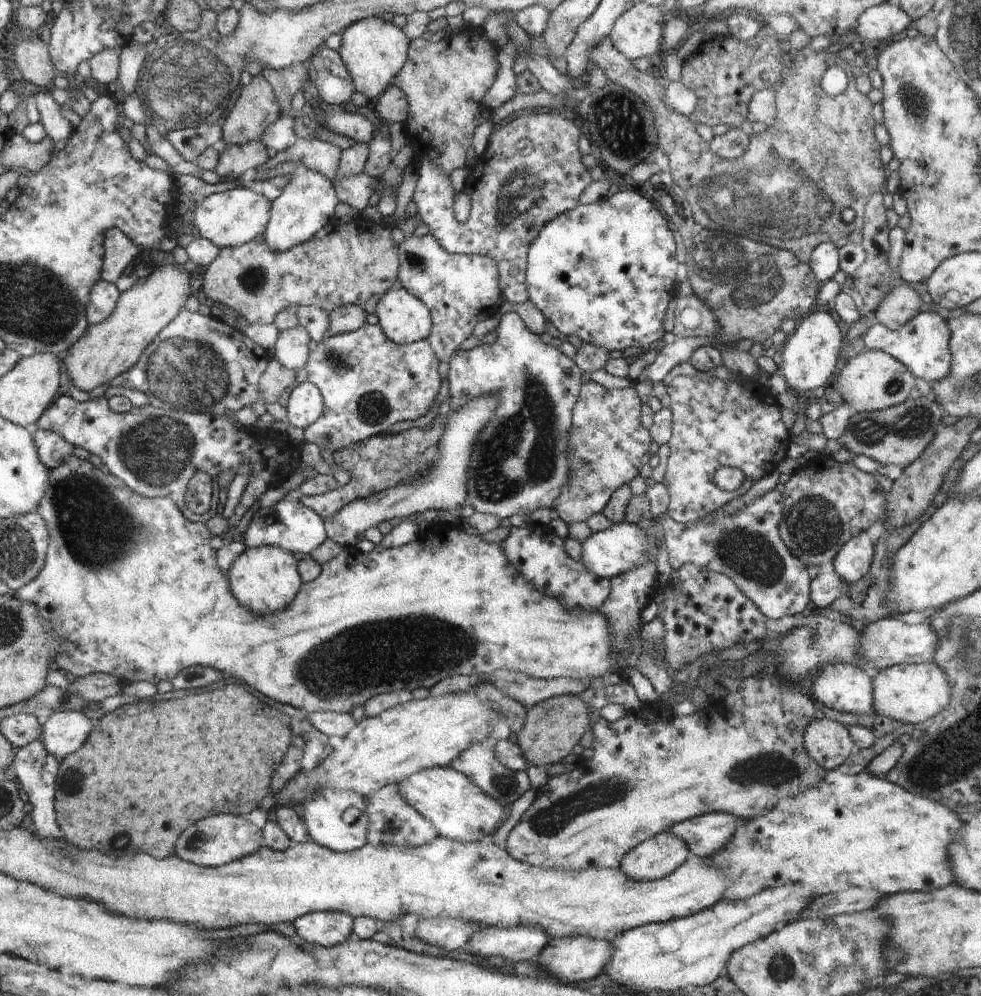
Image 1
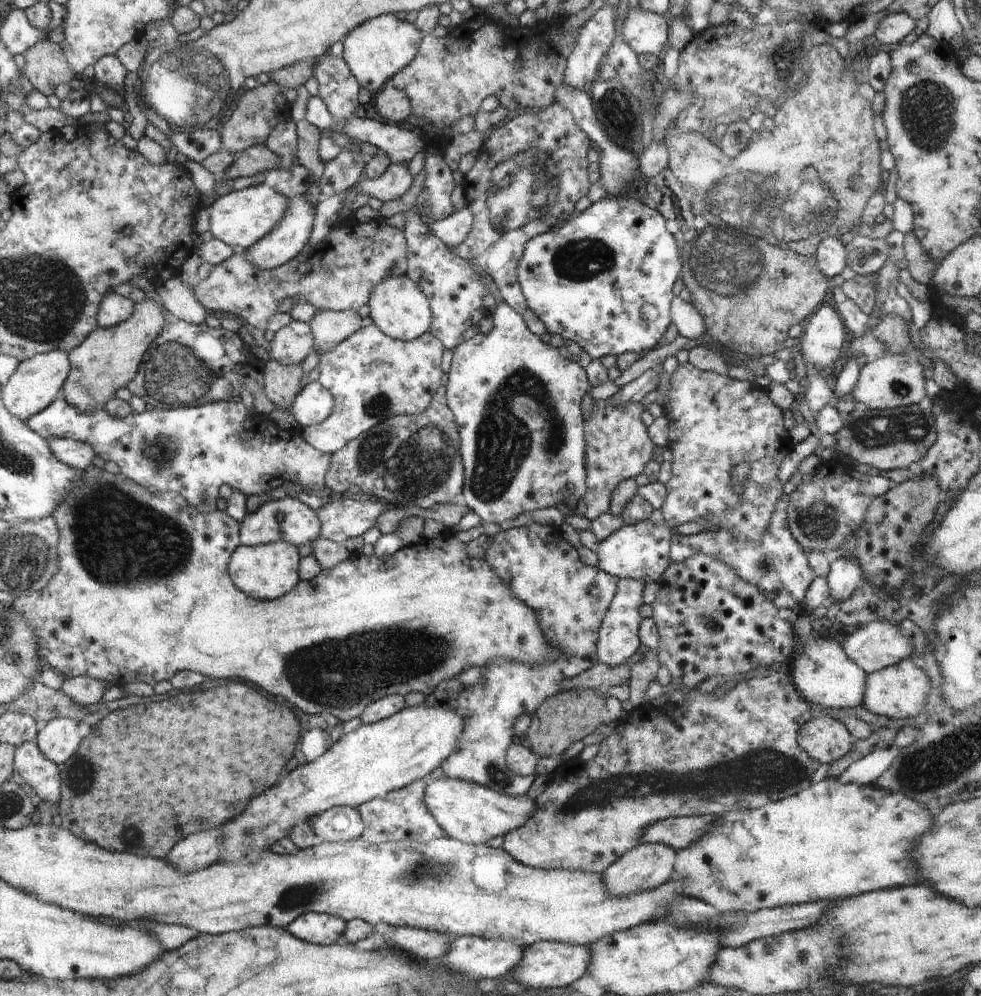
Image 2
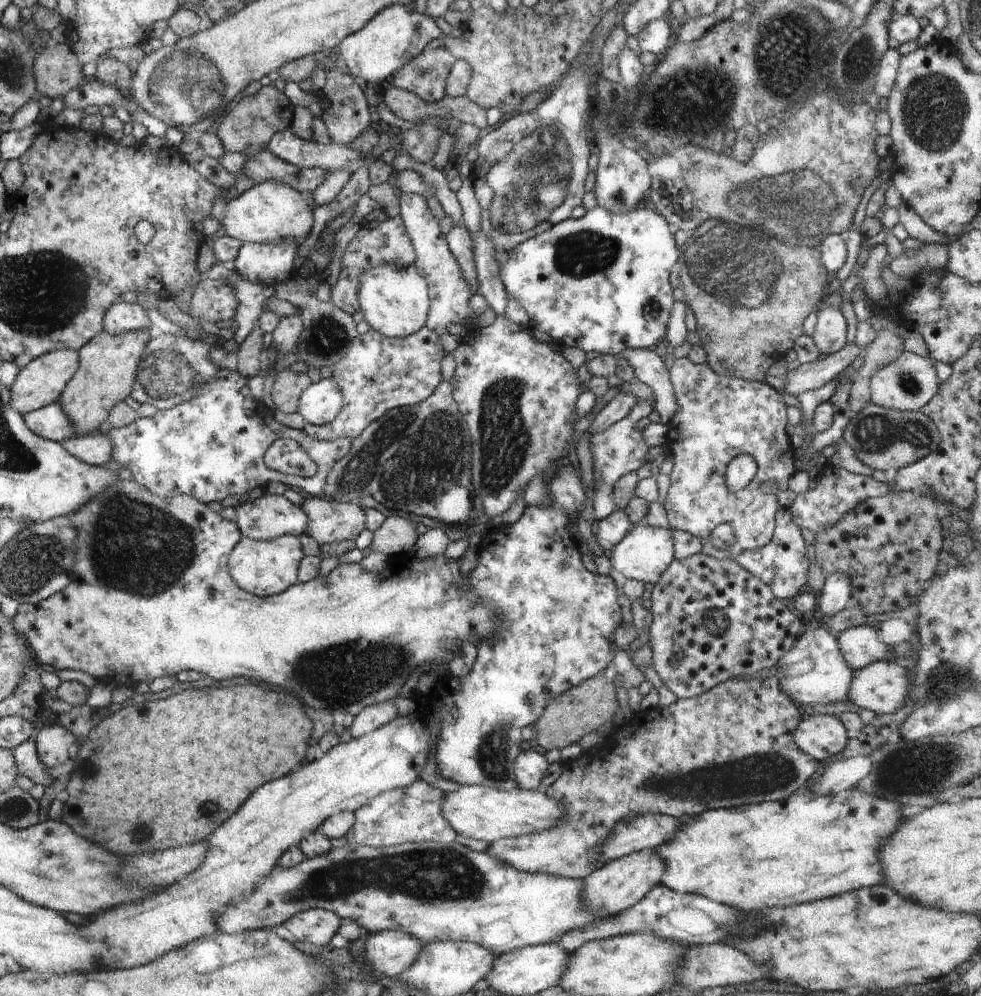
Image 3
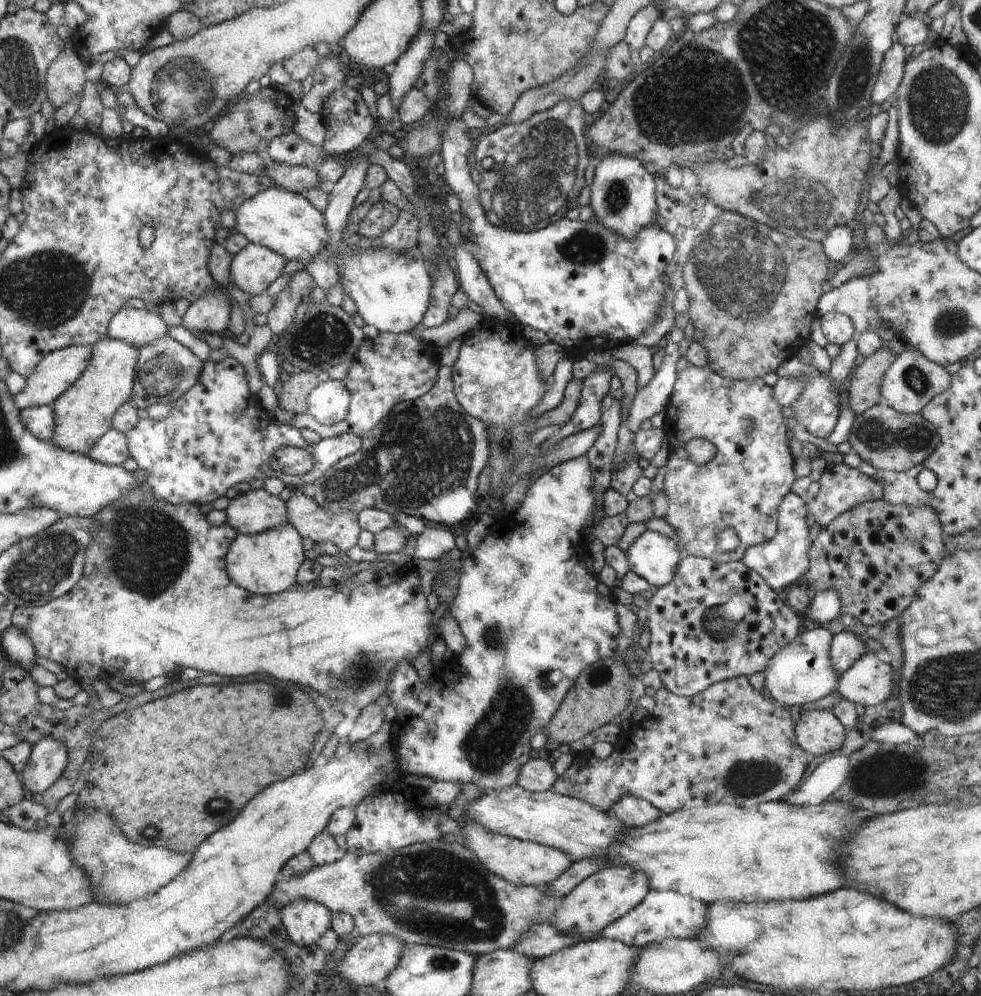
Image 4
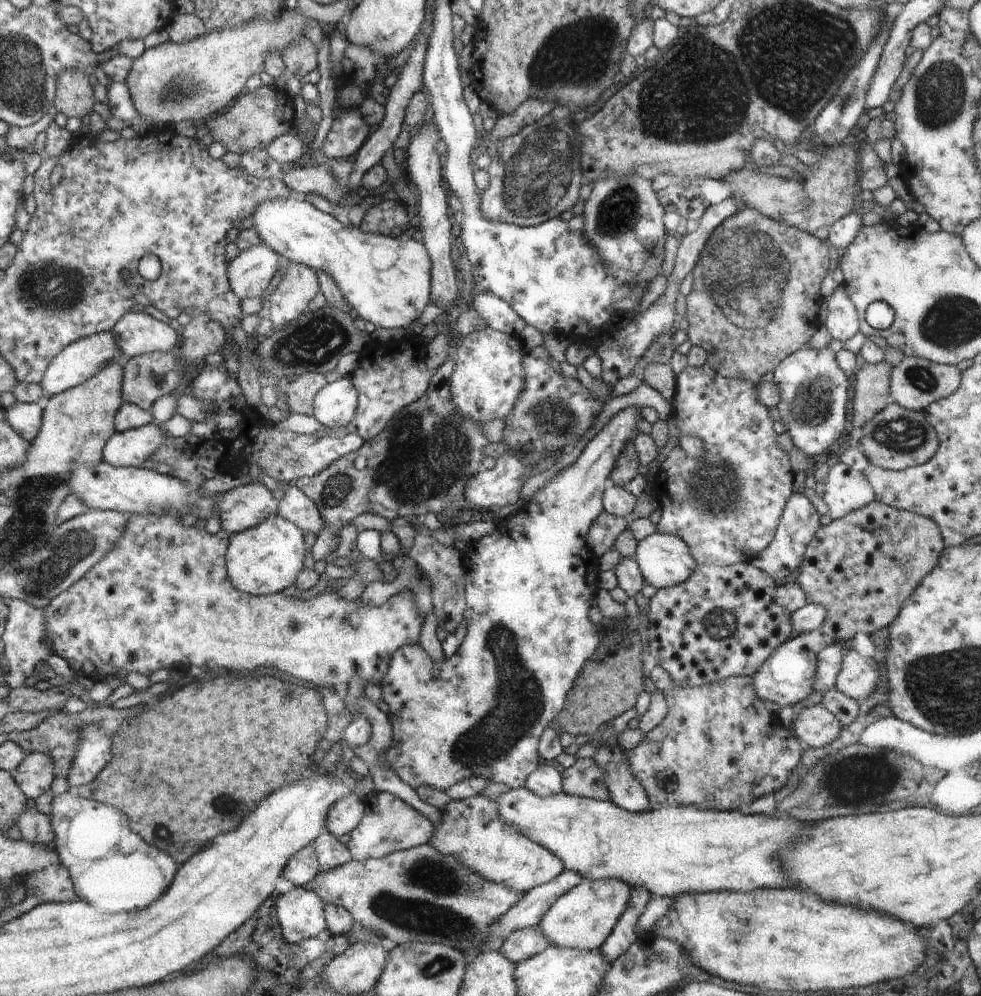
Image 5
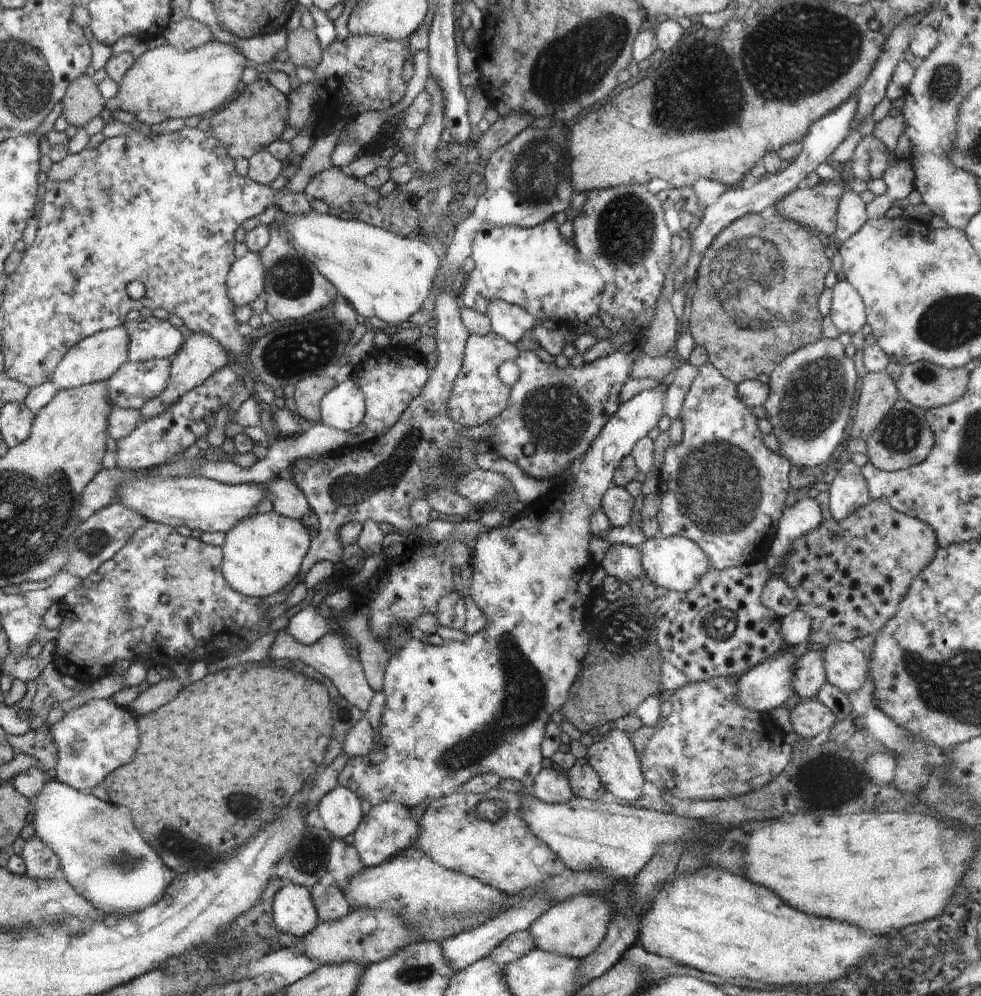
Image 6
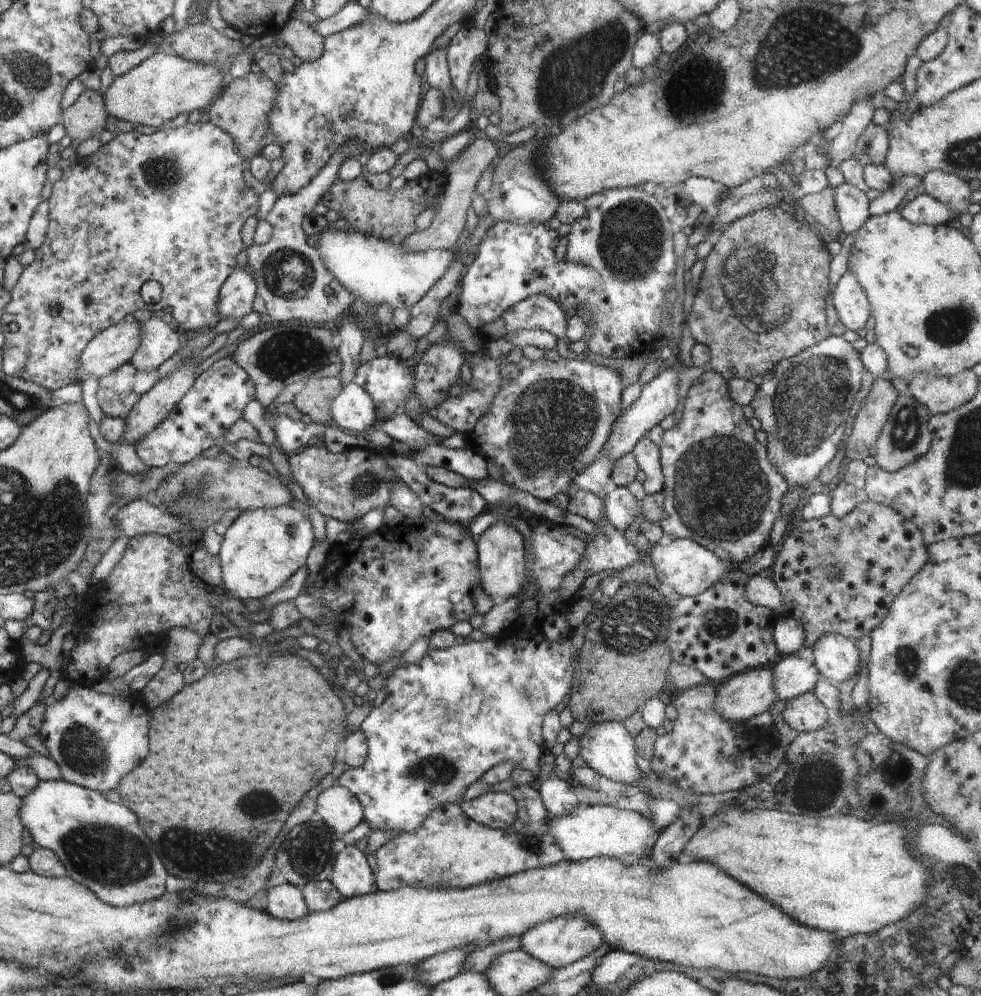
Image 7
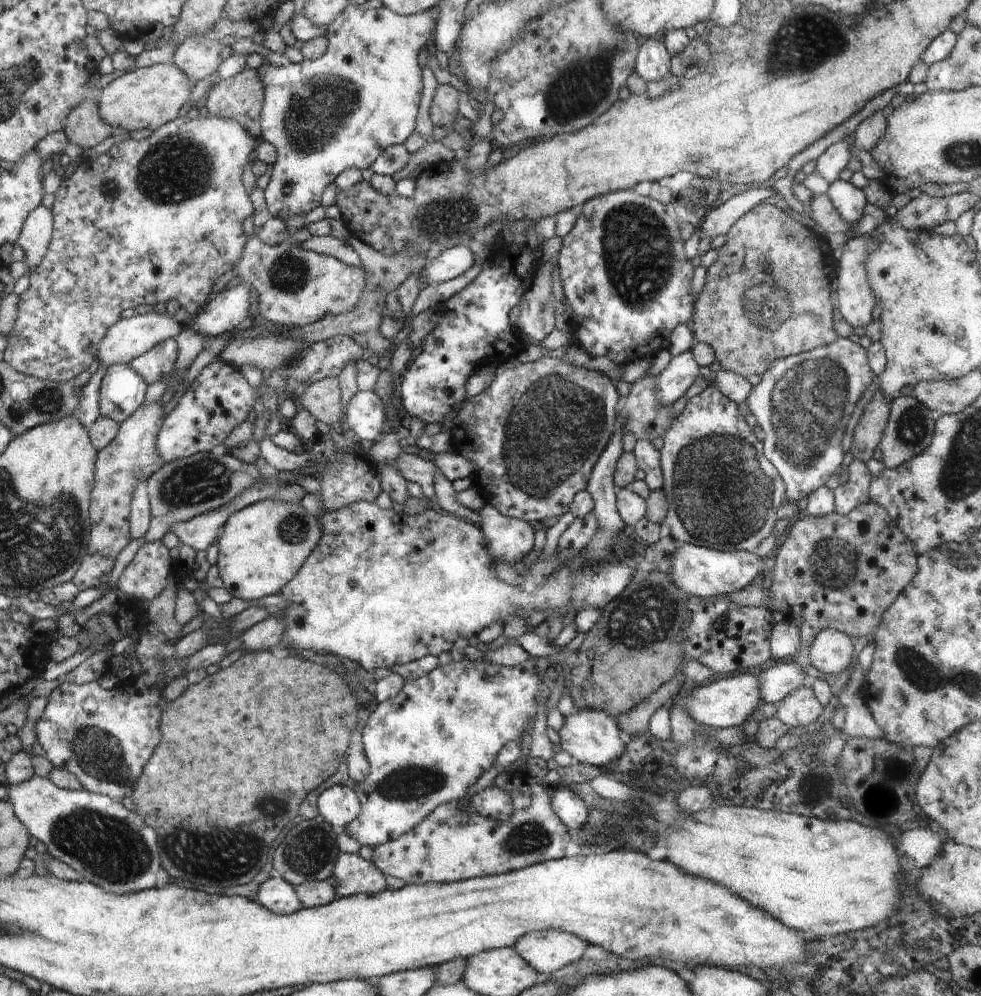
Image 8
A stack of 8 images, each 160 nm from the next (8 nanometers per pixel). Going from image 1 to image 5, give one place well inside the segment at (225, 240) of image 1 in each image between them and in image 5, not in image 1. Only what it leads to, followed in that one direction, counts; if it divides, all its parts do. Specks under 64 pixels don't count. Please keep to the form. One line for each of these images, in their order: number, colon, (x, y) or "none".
2: (241, 218)
3: (270, 212)
4: (277, 218)
5: (386, 280)

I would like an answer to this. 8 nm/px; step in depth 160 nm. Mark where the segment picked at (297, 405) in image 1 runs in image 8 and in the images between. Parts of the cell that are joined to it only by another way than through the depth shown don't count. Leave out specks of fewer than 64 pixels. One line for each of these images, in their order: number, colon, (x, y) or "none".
2: (315, 403)
3: (321, 403)
4: (329, 403)
5: (336, 404)
6: (342, 408)
7: (353, 409)
8: (364, 414)

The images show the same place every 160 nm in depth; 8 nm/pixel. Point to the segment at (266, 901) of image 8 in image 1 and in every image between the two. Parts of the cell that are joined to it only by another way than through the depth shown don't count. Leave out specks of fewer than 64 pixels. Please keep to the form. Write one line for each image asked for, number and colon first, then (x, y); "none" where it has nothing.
1: (327, 928)
2: (317, 928)
3: (316, 926)
4: (306, 921)
5: (300, 911)
6: (294, 912)
7: (286, 902)

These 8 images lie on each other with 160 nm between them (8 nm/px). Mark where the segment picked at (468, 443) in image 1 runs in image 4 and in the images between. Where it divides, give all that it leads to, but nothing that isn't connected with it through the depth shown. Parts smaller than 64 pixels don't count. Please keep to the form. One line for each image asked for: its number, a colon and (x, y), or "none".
2: (341, 519)
3: (330, 521)
4: (310, 519)

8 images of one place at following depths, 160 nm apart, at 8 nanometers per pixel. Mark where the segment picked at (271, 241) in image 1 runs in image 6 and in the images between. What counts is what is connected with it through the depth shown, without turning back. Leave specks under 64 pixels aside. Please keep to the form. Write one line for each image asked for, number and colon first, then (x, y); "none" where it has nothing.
2: (283, 244)
3: (257, 262)
4: (255, 266)
5: (250, 272)
6: (246, 278)

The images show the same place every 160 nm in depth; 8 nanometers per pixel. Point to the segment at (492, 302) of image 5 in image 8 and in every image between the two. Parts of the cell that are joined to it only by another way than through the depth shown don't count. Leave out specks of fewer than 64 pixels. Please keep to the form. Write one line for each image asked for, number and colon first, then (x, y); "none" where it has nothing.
6: (510, 321)
7: (540, 312)
8: (537, 313)

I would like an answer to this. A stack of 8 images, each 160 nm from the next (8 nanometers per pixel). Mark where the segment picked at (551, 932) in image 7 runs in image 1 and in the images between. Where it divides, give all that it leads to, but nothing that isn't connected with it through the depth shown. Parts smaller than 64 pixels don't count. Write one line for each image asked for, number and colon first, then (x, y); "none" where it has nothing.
1: (655, 858)
2: (648, 865)
3: (619, 884)
4: (600, 899)
5: (583, 918)
6: (575, 928)

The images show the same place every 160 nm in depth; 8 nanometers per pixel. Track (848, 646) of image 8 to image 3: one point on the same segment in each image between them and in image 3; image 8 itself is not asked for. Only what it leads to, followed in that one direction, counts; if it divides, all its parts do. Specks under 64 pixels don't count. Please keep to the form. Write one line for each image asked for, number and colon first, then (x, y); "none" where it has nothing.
3: (881, 686)
4: (868, 681)
5: (858, 677)
6: (846, 668)
7: (837, 659)

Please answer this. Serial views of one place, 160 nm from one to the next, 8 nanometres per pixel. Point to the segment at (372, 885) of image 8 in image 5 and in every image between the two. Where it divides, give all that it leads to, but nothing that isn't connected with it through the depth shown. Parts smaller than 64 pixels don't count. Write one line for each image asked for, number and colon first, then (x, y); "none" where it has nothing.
5: (331, 854)
6: (343, 860)
7: (352, 876)

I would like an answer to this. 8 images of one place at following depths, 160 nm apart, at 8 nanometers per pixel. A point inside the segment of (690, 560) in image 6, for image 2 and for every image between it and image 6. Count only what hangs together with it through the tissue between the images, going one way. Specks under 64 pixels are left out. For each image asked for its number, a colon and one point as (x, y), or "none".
2: (641, 551)
3: (645, 553)
4: (655, 558)
5: (665, 560)

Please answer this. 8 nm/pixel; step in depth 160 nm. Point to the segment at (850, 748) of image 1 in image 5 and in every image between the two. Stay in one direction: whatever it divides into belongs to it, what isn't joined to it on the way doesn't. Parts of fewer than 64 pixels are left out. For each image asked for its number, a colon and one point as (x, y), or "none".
2: (825, 739)
3: (821, 736)
4: (818, 732)
5: (816, 726)

